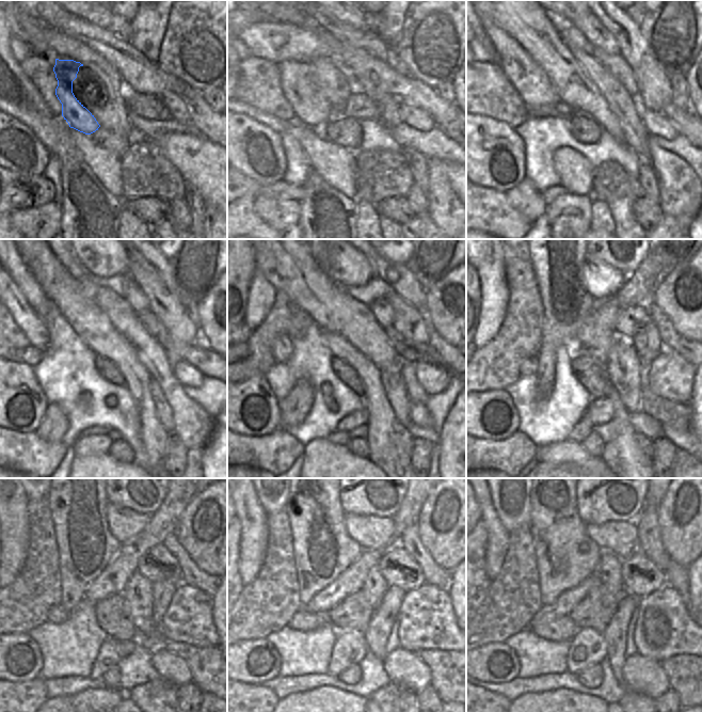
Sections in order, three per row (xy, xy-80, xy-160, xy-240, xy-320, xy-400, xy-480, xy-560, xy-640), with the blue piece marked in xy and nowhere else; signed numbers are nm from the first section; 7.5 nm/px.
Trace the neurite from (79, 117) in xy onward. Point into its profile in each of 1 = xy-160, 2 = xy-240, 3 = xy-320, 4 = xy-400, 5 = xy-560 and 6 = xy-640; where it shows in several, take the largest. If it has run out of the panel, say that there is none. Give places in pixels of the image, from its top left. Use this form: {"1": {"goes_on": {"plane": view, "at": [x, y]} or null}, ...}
{"1": {"goes_on": {"plane": "xy-160", "at": [532, 84]}}, "2": {"goes_on": {"plane": "xy-240", "at": [12, 262]}}, "3": {"goes_on": null}, "4": {"goes_on": null}, "5": {"goes_on": null}, "6": {"goes_on": null}}

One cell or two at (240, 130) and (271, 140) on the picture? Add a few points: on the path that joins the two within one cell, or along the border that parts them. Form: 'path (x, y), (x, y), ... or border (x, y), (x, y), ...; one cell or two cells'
path (248, 133), (259, 133), (261, 131), (265, 133); one cell

